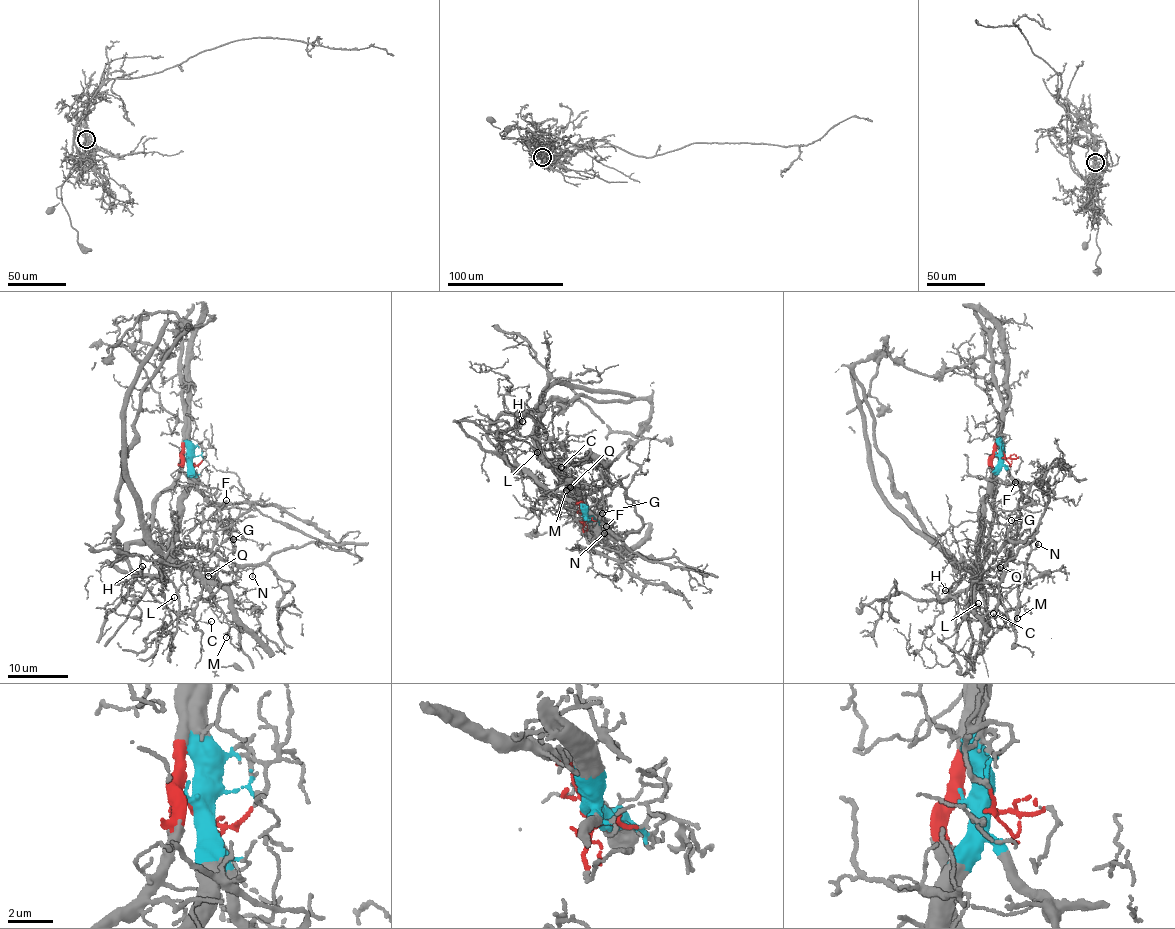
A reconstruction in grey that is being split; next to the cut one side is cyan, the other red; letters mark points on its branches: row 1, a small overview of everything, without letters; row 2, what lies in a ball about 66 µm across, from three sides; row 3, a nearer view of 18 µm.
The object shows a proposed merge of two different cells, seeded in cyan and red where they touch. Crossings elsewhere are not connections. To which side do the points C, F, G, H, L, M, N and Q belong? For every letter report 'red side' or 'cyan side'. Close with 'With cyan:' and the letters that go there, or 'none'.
C: cyan side
F: cyan side
G: cyan side
H: red side
L: red side
M: red side
N: red side
Q: cyan side
With cyan: C, F, G, Q

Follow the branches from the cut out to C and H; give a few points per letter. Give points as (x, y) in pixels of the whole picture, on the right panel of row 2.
C: (1000, 457), (992, 491), (985, 504), (977, 550), (978, 578), (966, 611), (975, 621), (993, 613)
H: (1000, 457), (991, 463), (995, 504), (981, 568), (971, 588), (945, 601), (946, 589)

